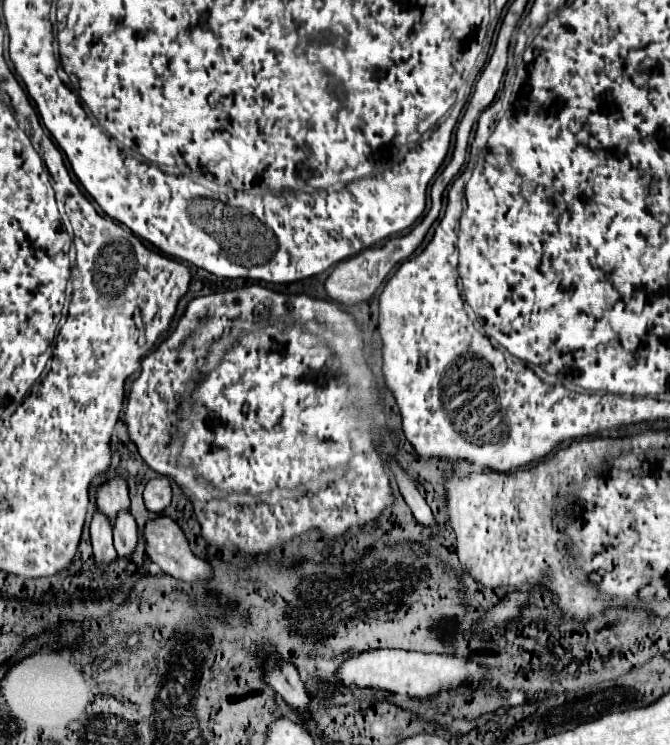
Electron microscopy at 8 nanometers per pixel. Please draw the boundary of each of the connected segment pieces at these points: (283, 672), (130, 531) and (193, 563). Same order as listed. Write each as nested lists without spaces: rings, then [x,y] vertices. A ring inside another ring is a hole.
[[[280,661],[278,667],[274,669],[274,673],[266,675],[266,681],[276,689],[276,693],[286,701],[286,705],[290,709],[294,709],[296,713],[308,711],[310,697],[306,693],[306,687],[304,687],[298,671],[294,669],[294,665]]]
[[[120,511],[114,519],[114,547],[118,555],[128,555],[134,551],[138,541],[138,527],[130,511]]]
[[[160,515],[156,519],[150,519],[146,521],[144,525],[144,541],[146,541],[146,553],[148,557],[152,559],[152,563],[156,563],[164,573],[176,577],[176,579],[182,579],[182,581],[200,581],[200,583],[206,583],[212,579],[212,571],[210,571],[210,565],[196,557],[188,545],[188,539],[184,535],[184,531],[178,527],[178,523],[174,523],[174,519],[170,519],[168,515]]]

